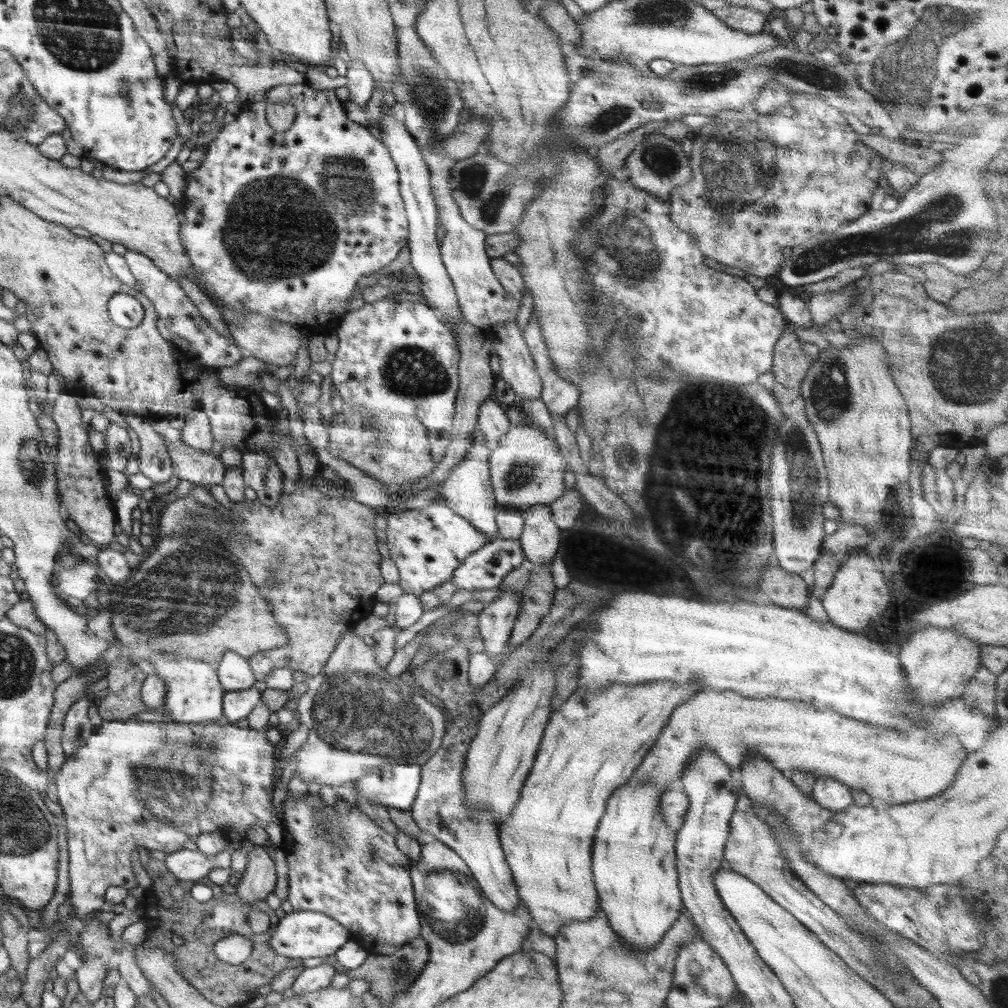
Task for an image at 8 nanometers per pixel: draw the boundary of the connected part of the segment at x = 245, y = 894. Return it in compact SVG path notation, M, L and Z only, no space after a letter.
M252 845L247 854L245 869L240 875L235 894L248 902L265 901L277 883L277 870L269 849Z

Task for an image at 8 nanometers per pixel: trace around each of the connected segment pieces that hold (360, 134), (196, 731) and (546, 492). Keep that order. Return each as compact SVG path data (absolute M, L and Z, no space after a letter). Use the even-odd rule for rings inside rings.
M307 83L279 84L266 92L264 101L242 102L242 110L236 116L236 120L222 126L209 136L208 150L206 150L202 164L194 172L190 172L189 177L186 177L186 190L183 195L186 200L186 209L182 213L185 221L180 228L179 235L190 259L194 277L204 289L210 290L207 296L213 298L213 302L227 304L235 312L257 312L264 318L273 318L280 322L289 322L297 327L305 326L326 333L328 320L334 322L336 326L345 314L354 312L365 305L362 293L354 292L356 283L362 277L374 275L388 266L397 257L398 252L408 245L409 224L399 191L396 164L386 146L377 140L367 127L348 119L343 111L344 102L336 97L334 91L334 89L314 90ZM279 100L292 103L296 107L295 121L284 132L276 132L268 124L265 115L264 103L277 103Z
M133 718L125 721L105 721L98 726L98 732L95 732L85 744L84 747L77 748L76 751L65 761L65 765L60 768L55 778L55 794L58 797L64 812L66 821L64 822L68 833L68 852L69 852L69 879L70 891L68 894L71 901L74 915L82 920L84 927L80 932L80 948L82 948L82 966L75 970L75 978L79 984L80 993L82 993L89 1003L96 1002L102 998L102 992L107 993L109 989L106 987L106 980L110 980L110 959L112 956L119 956L119 952L114 952L114 942L110 942L112 934L108 925L102 924L99 919L93 918L97 912L103 912L108 909L106 902L106 892L110 887L121 886L130 892L136 888L136 877L138 872L134 872L134 850L145 848L150 852L178 852L183 848L186 840L197 840L200 833L214 832L220 830L225 837L232 830L237 830L246 838L246 829L254 824L265 828L272 818L273 808L273 792L278 778L277 762L278 748L270 745L266 739L265 730L254 730L248 727L241 728L235 726L234 723L226 723L225 725L216 724L215 722L206 723L178 723L168 724L168 722L148 722L136 721Z
M531 422L512 424L499 438L498 448L489 458L490 480L499 510L527 510L537 504L554 502L565 493L564 468L567 460L558 443Z

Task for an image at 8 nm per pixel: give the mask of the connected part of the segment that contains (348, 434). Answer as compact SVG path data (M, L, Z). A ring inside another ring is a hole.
M358 410L336 413L332 417L332 426L327 429L329 445L326 450L381 483L412 484L428 476L436 465L431 457L426 428L414 417L377 414L368 418Z

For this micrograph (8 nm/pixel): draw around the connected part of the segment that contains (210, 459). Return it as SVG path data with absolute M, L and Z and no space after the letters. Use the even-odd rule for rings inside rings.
M162 434L172 459L173 475L179 480L188 480L195 485L206 488L221 484L225 475L225 468L220 457L209 451L201 451L180 441L169 441Z

